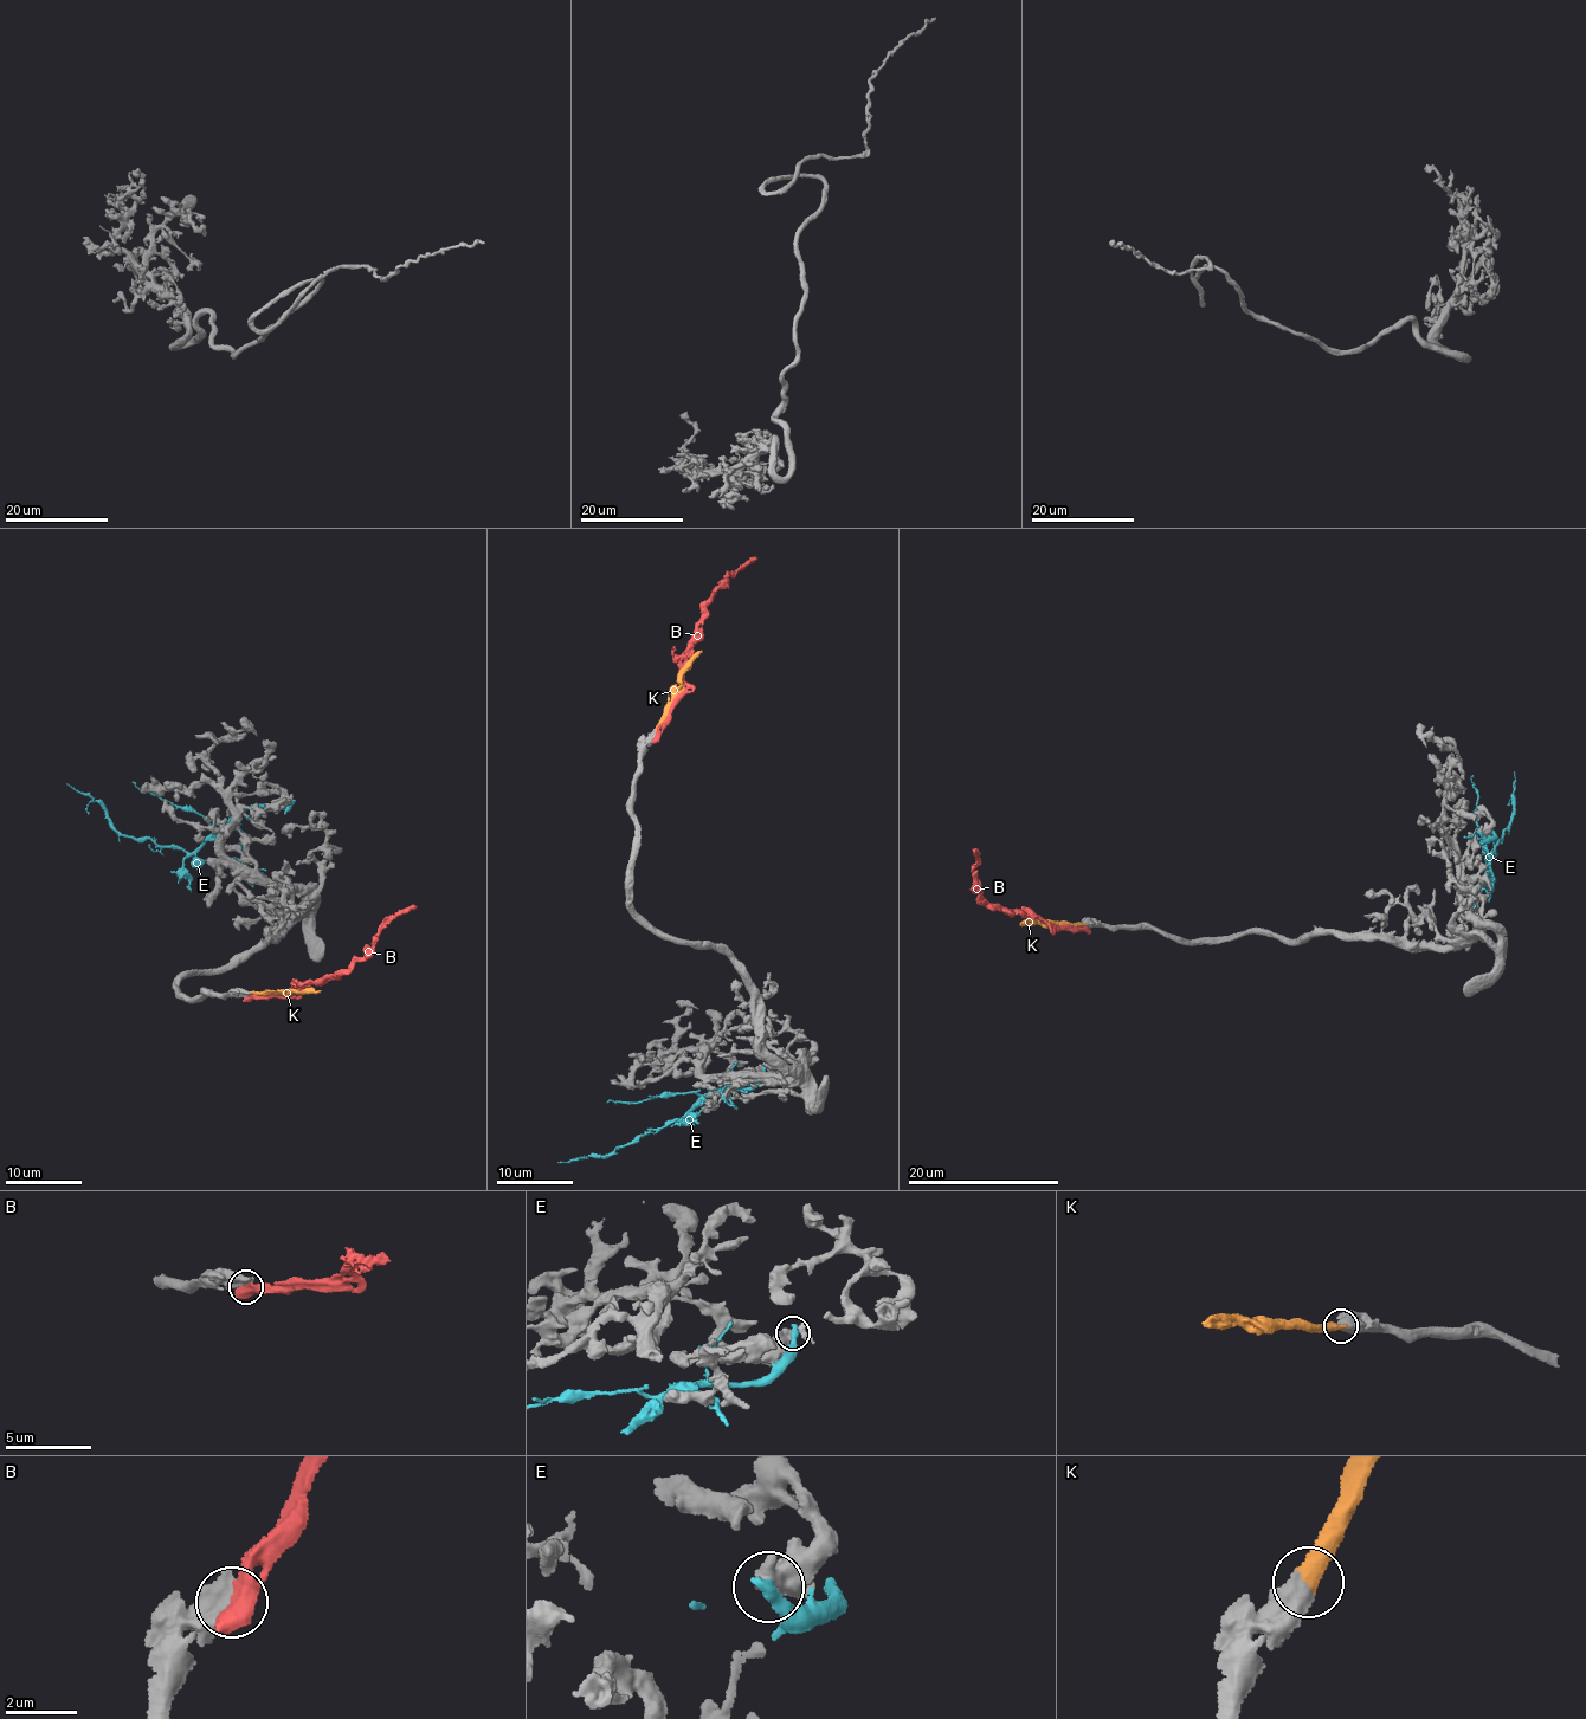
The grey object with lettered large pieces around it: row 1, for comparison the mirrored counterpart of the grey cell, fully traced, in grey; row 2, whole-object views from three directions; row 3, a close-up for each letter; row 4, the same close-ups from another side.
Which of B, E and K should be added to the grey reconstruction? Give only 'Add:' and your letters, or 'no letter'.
Add: K

